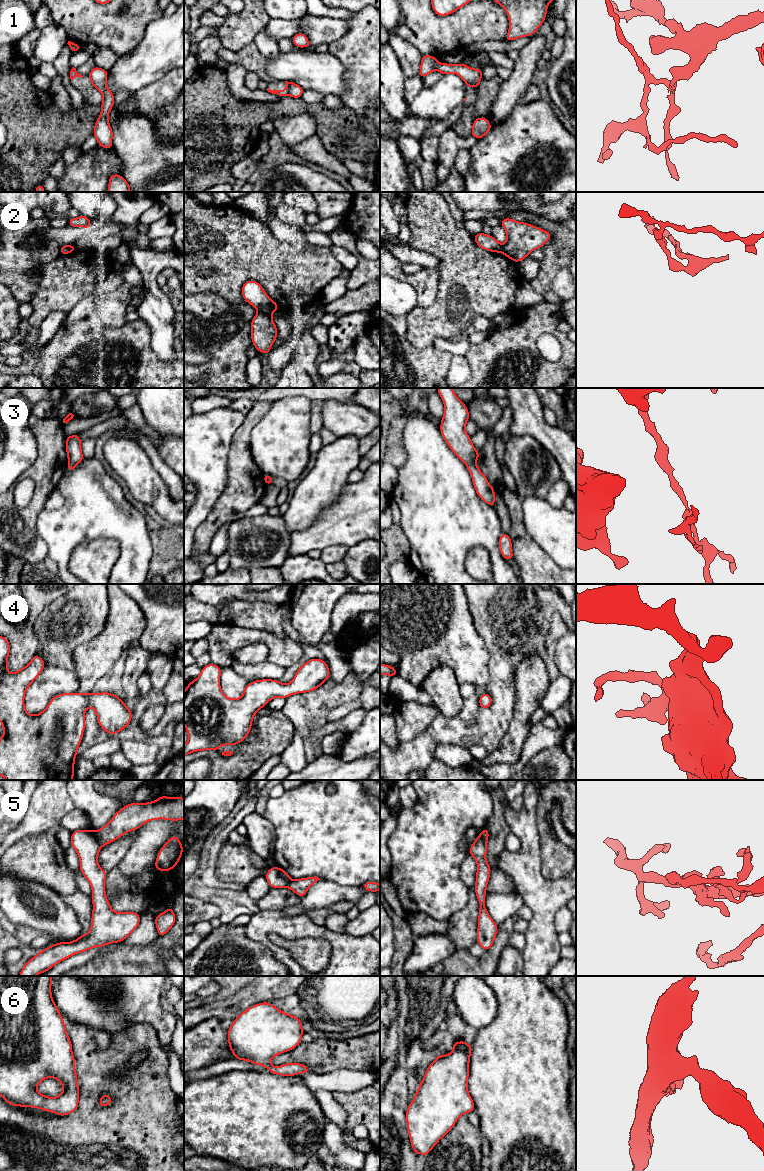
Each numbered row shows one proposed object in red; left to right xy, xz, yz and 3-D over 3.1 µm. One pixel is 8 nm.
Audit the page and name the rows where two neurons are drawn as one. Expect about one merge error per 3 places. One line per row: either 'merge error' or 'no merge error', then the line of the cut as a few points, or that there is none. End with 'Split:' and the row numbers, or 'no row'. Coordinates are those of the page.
1: merge error; cut xz (288, 82), (289, 94)
2: merge error; cut xz (259, 311), (270, 315)
3: no merge error; cut none
4: no merge error; cut none
5: merge error; cut xy (91, 831), (101, 846)
6: no merge error; cut none
Split: 1, 2, 5

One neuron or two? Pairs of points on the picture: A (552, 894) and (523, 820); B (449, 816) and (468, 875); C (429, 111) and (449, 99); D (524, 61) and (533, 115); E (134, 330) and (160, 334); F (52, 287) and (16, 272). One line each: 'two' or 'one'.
A: one
B: two
C: one
D: two
E: two
F: two

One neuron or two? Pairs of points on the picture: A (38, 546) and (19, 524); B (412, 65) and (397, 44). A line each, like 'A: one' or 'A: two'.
A: one
B: one

